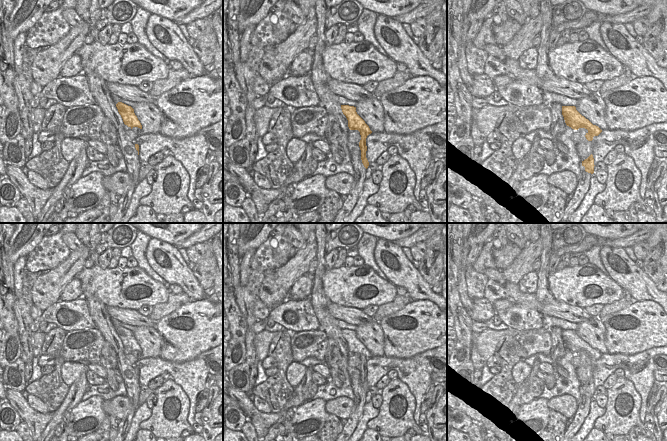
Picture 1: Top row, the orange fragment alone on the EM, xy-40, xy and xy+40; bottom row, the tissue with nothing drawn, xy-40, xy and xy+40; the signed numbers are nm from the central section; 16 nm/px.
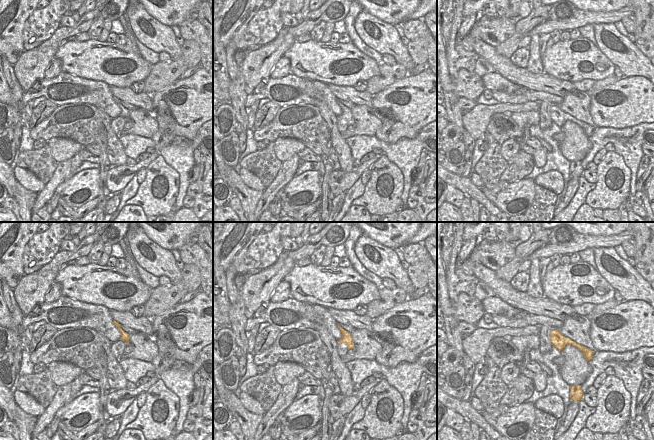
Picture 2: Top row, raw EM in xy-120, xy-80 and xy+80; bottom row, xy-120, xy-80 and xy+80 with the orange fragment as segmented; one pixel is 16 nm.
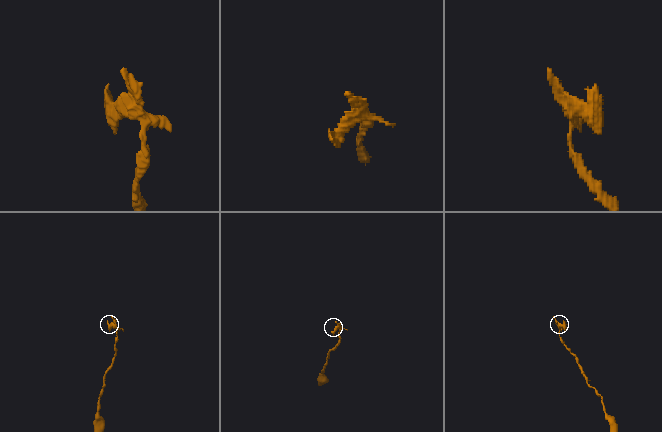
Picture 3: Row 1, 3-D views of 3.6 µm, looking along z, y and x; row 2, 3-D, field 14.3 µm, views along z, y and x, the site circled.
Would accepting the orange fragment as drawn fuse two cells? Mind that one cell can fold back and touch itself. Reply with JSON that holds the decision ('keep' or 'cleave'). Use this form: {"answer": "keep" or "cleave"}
{"answer": "cleave"}

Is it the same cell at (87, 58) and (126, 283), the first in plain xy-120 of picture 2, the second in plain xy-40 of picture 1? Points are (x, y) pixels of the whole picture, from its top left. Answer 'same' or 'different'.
same

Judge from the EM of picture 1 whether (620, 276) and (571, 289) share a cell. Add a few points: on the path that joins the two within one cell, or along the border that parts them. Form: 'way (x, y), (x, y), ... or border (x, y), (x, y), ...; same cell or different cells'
border (608, 276), (622, 288); different cells

